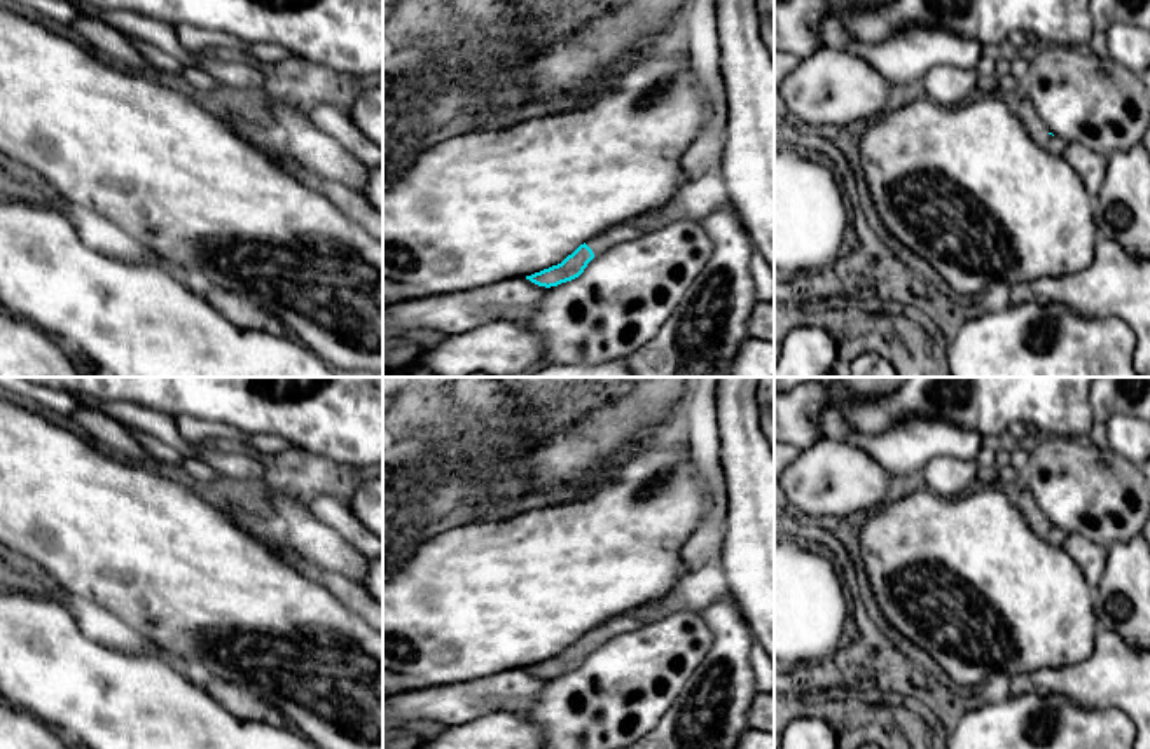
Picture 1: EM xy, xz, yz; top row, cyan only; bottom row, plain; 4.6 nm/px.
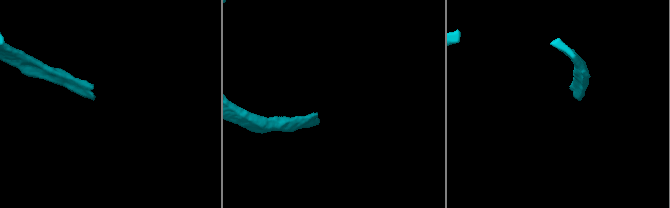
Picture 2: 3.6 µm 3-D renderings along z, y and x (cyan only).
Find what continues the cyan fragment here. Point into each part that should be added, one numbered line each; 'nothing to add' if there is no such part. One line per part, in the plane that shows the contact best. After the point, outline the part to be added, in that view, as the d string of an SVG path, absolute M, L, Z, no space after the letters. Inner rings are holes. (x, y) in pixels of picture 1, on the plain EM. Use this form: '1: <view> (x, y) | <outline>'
1: xz (617, 625) | M634 613L610 618L608 622L591 629L585 636L592 641L594 648L603 646L610 639L636 630L648 622L650 613Z

